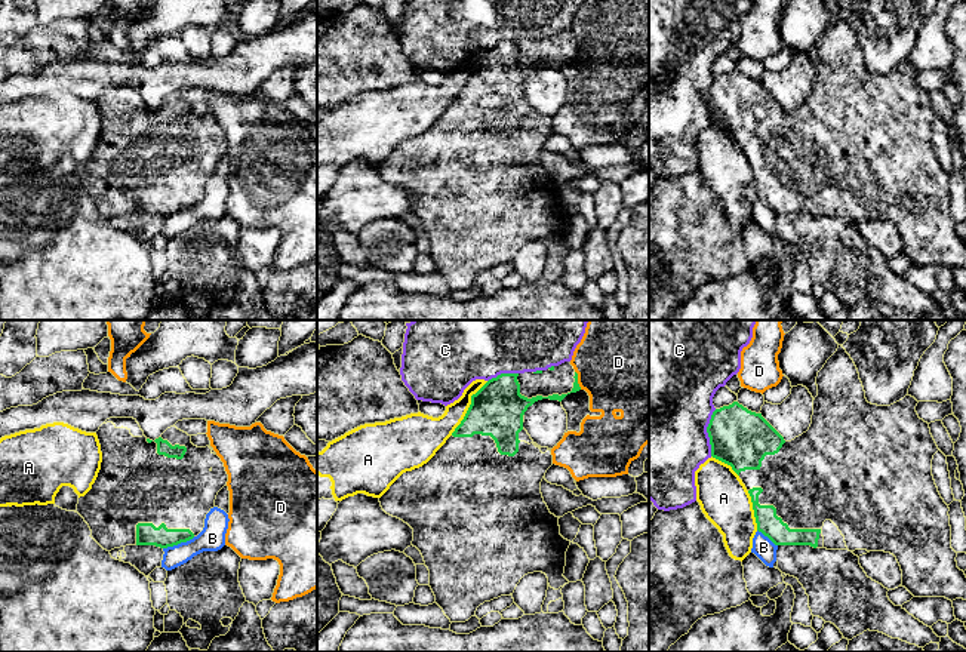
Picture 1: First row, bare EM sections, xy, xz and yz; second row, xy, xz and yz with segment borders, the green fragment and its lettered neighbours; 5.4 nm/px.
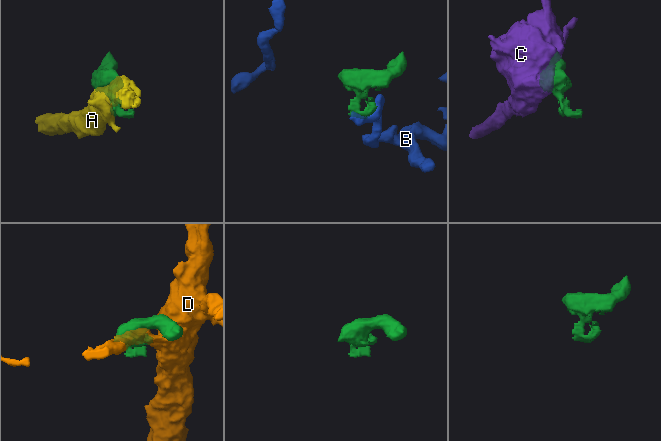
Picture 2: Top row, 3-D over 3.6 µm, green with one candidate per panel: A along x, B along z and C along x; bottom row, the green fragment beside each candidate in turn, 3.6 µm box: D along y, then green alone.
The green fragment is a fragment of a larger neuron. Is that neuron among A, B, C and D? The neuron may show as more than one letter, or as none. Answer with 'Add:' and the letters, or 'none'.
Add: none

